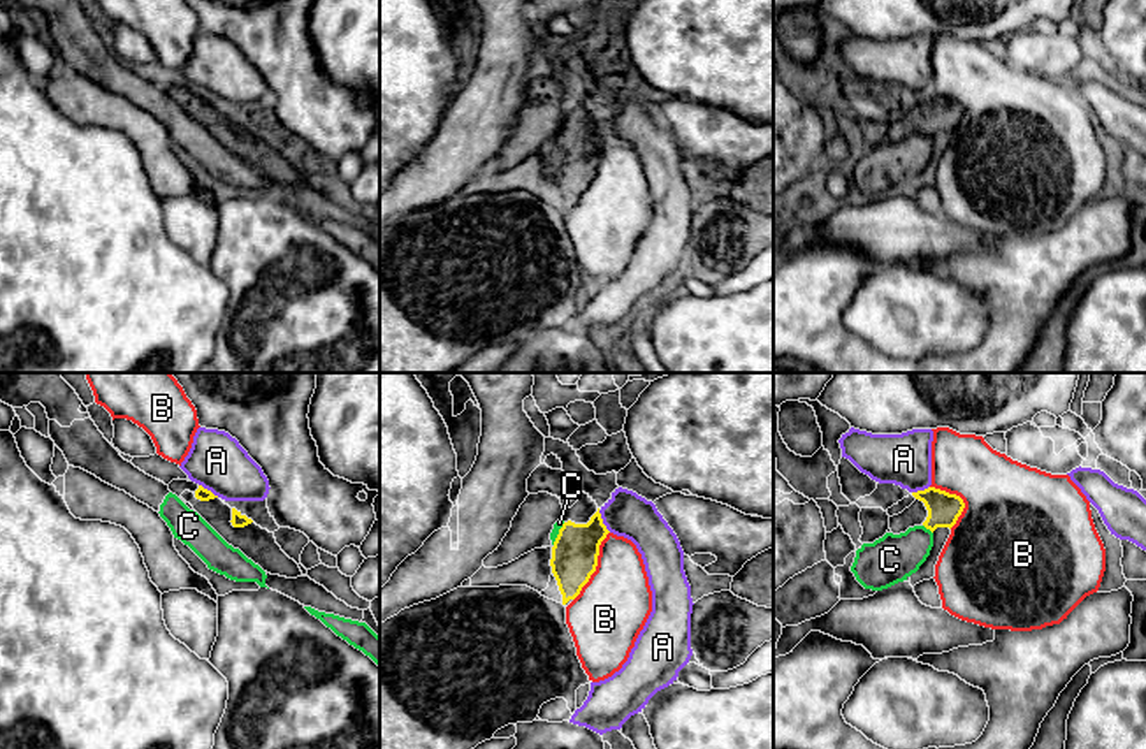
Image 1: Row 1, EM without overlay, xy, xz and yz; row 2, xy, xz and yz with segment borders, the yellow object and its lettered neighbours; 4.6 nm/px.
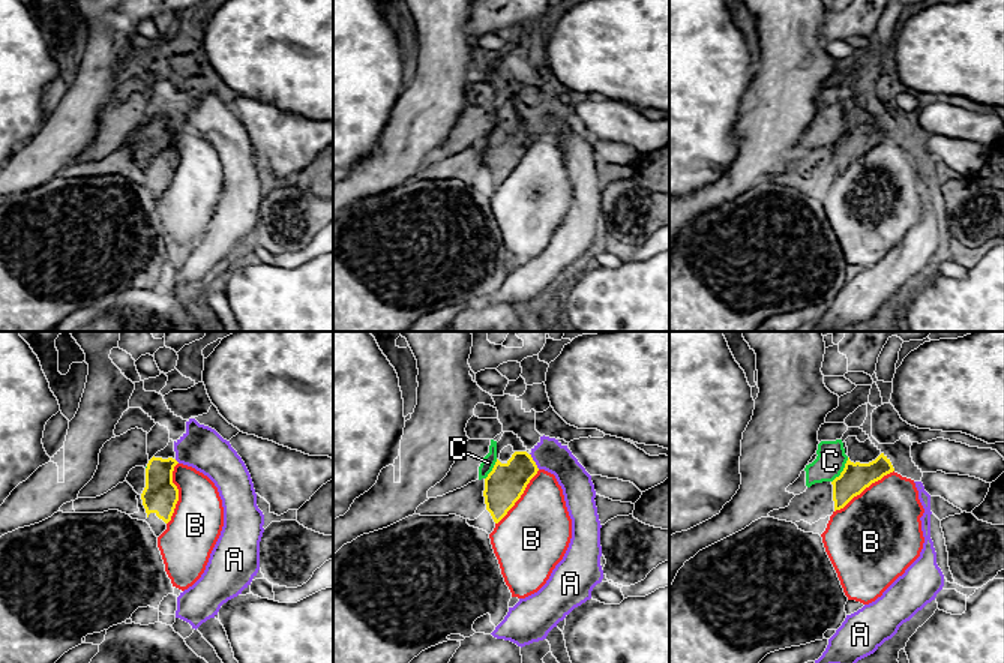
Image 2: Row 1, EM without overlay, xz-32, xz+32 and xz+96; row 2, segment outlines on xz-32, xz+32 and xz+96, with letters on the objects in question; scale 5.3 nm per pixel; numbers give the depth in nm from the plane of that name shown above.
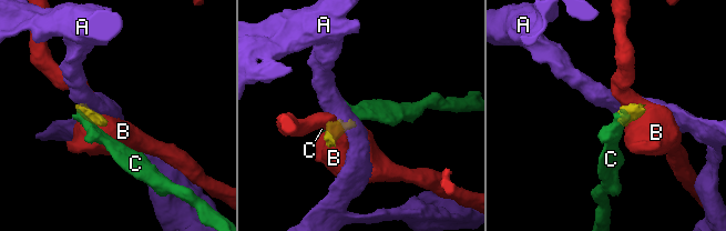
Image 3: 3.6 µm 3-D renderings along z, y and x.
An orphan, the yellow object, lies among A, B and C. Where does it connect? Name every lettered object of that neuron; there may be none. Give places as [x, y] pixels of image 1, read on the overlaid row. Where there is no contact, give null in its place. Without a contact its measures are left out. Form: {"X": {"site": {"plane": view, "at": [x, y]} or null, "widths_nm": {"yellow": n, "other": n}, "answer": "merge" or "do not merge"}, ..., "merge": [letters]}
{"A": {"site": {"plane": "xz", "at": [602, 521]}, "widths_nm": {"yellow": 220, "other": 200}, "answer": "do not merge"}, "B": {"site": {"plane": "xz", "at": [596, 565]}, "widths_nm": {"yellow": 220, "other": 320}, "answer": "do not merge"}, "C": {"site": {"plane": "yz", "at": [928, 528]}, "widths_nm": {"yellow": 150, "other": 220}, "answer": "do not merge"}, "merge": []}

